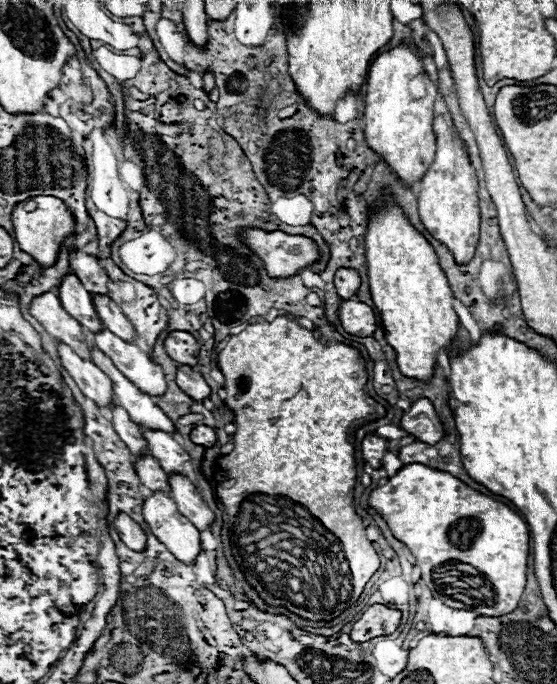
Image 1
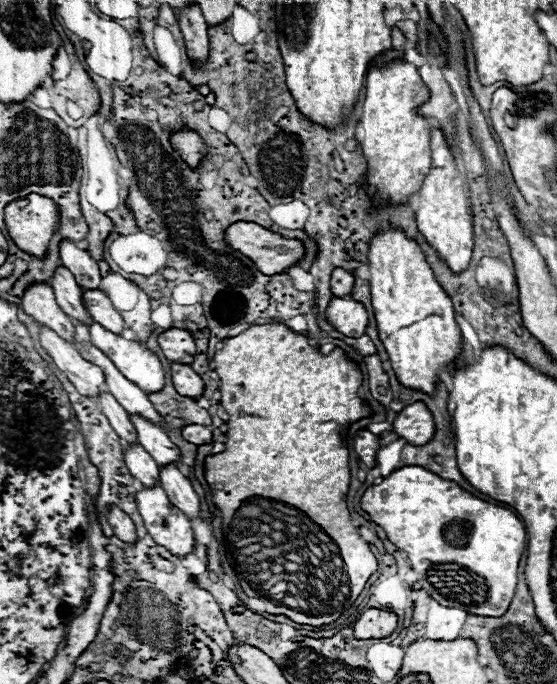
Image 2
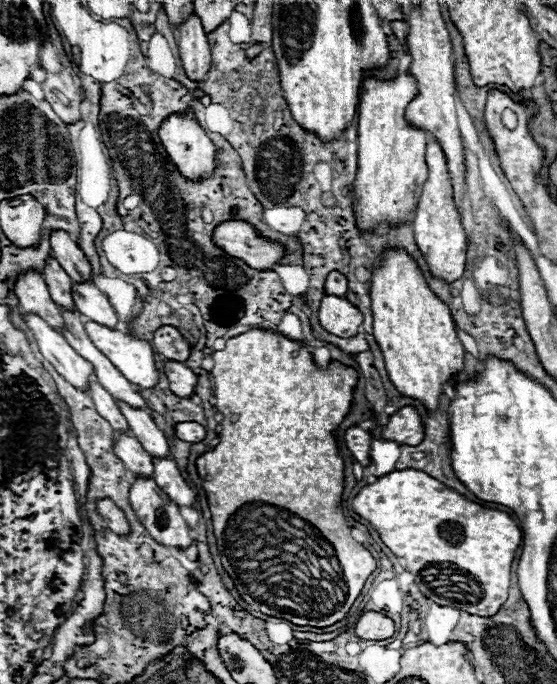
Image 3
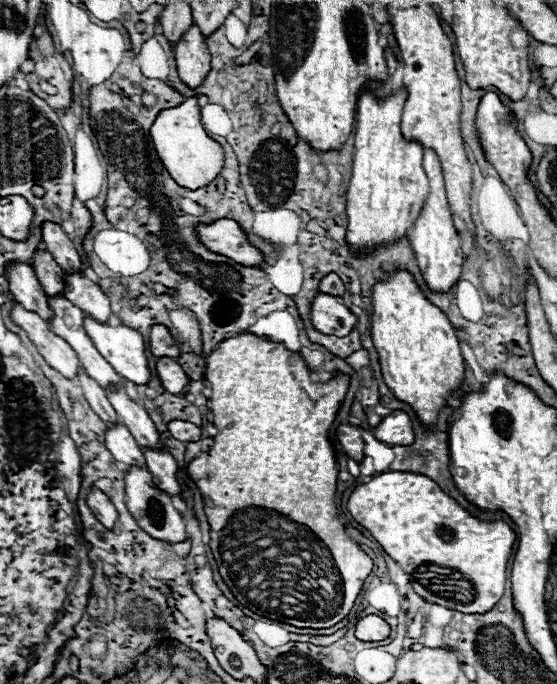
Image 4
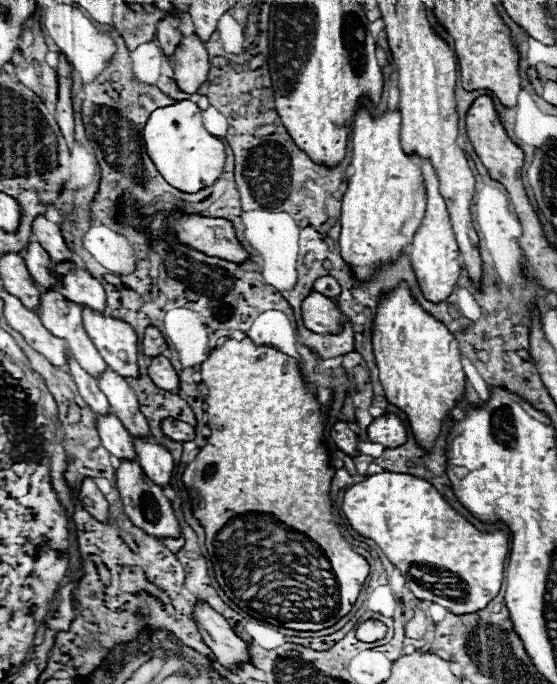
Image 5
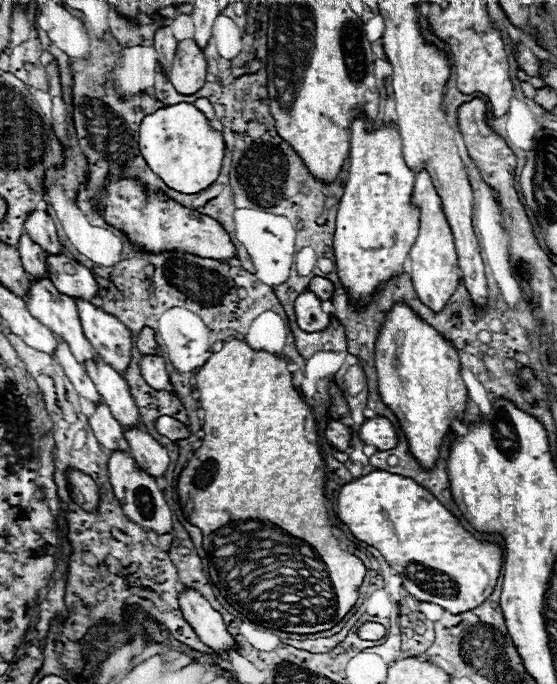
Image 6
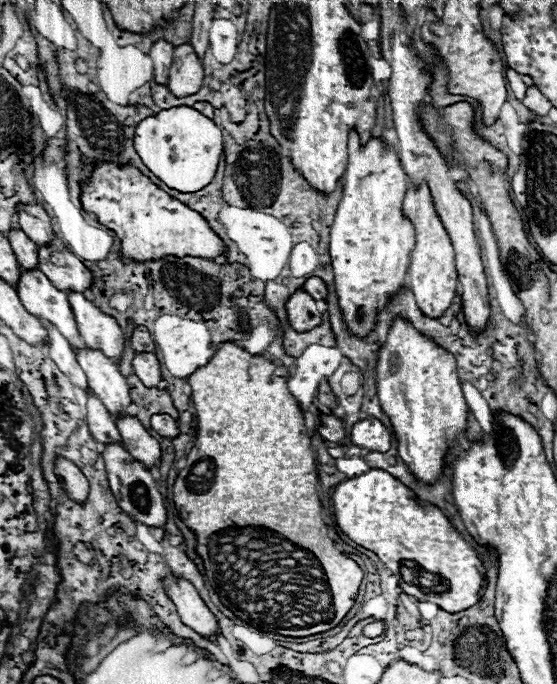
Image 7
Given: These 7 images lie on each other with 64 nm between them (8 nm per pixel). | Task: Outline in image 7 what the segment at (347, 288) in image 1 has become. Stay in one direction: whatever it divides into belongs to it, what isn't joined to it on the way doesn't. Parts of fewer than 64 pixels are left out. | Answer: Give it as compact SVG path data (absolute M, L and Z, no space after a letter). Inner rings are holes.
M318 276L308 278L308 280L304 282L302 290L308 292L308 294L312 294L312 298L316 298L316 300L324 300L324 298L328 296L328 286L326 286L326 282L324 282L322 278L318 278Z

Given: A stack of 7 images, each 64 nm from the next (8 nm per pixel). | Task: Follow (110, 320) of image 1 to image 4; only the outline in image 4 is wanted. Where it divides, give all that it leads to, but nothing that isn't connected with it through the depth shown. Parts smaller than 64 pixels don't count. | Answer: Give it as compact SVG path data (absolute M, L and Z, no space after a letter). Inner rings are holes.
M66 274L66 278L68 278L68 290L64 290L66 298L74 306L78 306L86 316L90 316L98 322L110 322L112 308L110 308L110 300L102 292L102 288L96 286L86 276Z

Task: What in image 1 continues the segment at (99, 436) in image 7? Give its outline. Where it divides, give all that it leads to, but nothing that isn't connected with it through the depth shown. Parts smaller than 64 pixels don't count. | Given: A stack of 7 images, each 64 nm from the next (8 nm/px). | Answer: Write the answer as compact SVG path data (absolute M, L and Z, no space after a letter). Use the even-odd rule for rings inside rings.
M148 454L148 458L138 458L134 462L136 472L140 476L140 482L150 488L152 492L166 492L170 494L170 484L168 484L168 476L164 474L162 466L156 462L156 458L152 458Z

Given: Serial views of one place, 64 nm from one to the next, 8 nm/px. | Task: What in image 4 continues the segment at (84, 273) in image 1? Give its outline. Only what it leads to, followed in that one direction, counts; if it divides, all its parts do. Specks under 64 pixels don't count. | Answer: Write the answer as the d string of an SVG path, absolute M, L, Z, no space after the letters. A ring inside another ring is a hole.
M52 222L42 224L42 238L46 250L56 258L58 266L70 274L82 272L82 258L78 250L74 248L72 240L66 236L66 232Z

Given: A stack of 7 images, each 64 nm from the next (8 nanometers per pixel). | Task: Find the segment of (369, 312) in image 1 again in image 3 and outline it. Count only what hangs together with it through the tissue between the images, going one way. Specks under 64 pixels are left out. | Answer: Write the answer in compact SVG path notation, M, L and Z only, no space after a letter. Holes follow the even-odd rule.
M324 296L322 304L320 304L320 312L318 312L320 324L336 336L342 338L352 338L358 334L360 326L362 326L362 312L350 304L346 298L338 298L338 296Z

